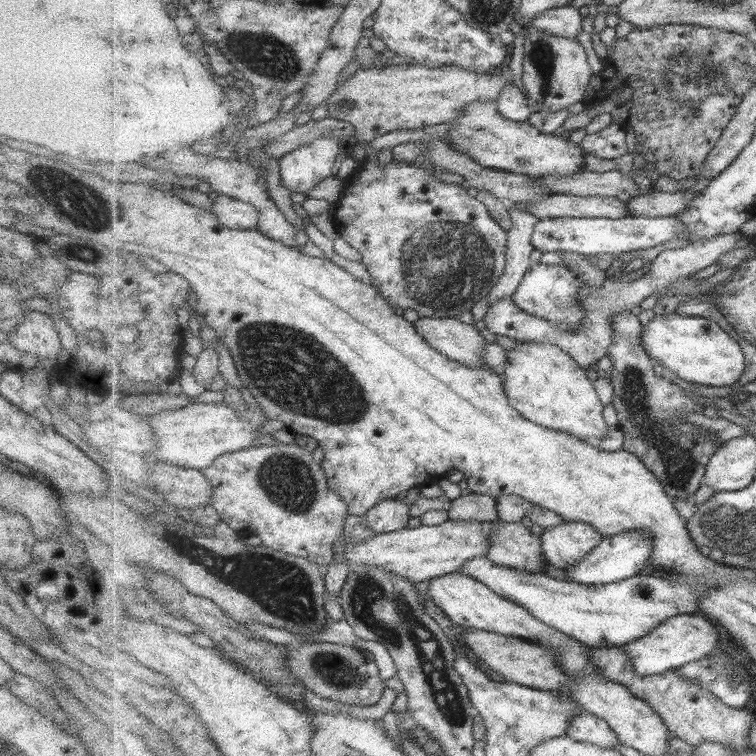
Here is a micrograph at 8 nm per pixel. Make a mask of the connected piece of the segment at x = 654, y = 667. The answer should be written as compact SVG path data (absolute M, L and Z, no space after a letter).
M680 614L658 626L645 638L640 638L631 644L625 644L623 648L630 654L636 666L636 671L640 675L654 675L675 671L683 665L705 659L706 656L709 656L719 647L721 632L711 624L711 621L711 618L707 620L705 616L699 616L699 614Z

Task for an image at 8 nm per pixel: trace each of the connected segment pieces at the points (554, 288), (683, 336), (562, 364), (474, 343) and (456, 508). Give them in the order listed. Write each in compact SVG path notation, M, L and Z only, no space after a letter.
M538 263L533 264L519 289L511 295L524 312L555 323L563 331L575 331L575 328L581 327L581 321L585 319L582 302L579 300L581 288L581 280L565 265L547 266Z
M667 314L665 316L657 316L655 315L653 319L644 326L643 335L642 335L642 345L644 349L649 353L649 356L653 358L655 362L659 364L663 364L669 372L675 372L676 376L680 379L685 380L687 383L697 383L703 386L711 386L711 387L731 387L733 384L737 384L739 382L739 378L741 378L741 374L746 372L745 368L745 360L751 358L745 358L745 354L743 354L743 348L741 348L741 344L737 342L737 336L732 333L732 331L727 327L725 323L722 323L719 319L715 317L705 319L698 318L697 316L686 316L685 314Z
M516 341L514 349L506 351L504 366L505 393L511 403L525 418L553 430L562 430L567 434L577 435L580 439L593 442L601 442L607 436L609 425L603 418L603 406L601 398L595 390L594 383L587 378L586 368L578 365L578 362L560 346L551 343L524 343Z
M420 317L418 321L414 322L414 326L417 333L435 350L441 351L441 354L447 355L457 362L464 363L468 367L481 367L493 371L481 361L481 349L485 344L485 338L472 324L465 324L458 318Z
M463 493L457 499L452 500L448 509L451 521L477 521L496 522L500 520L498 500L489 495Z

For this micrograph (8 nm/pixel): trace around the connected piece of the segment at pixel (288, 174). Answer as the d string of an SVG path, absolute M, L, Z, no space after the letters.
M323 137L280 158L282 183L294 192L306 194L321 180L332 176L343 143L336 138Z

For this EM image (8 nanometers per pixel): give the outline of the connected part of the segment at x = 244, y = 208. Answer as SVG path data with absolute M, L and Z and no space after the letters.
M219 194L213 197L211 211L221 224L233 230L257 230L260 212L248 202Z

